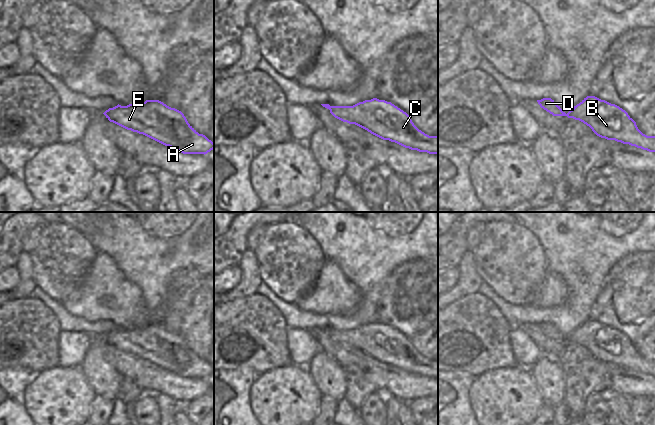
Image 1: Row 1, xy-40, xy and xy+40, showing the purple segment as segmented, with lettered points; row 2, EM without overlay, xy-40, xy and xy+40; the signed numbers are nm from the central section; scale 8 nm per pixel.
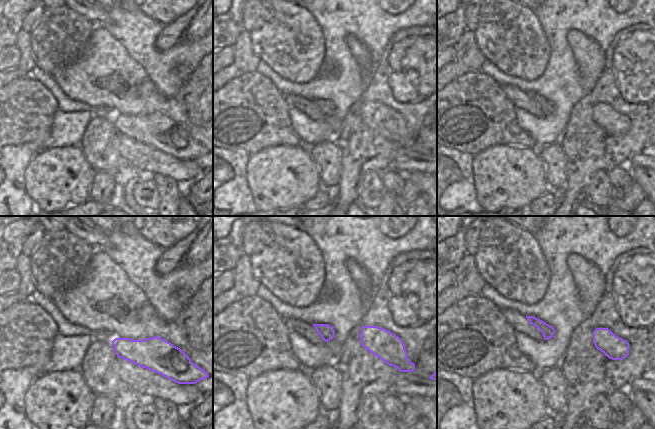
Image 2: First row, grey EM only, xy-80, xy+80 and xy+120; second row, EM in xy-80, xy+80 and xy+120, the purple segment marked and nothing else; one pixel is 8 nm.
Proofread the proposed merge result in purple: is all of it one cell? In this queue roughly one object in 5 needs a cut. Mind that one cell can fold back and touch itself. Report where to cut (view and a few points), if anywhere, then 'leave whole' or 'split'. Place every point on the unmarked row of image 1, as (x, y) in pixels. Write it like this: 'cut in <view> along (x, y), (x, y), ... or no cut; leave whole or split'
no cut; leave whole

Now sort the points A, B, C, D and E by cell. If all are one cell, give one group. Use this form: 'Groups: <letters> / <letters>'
Groups: A B C D E

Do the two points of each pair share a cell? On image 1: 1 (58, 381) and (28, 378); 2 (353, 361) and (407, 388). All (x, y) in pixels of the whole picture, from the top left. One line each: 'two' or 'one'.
1: two
2: one

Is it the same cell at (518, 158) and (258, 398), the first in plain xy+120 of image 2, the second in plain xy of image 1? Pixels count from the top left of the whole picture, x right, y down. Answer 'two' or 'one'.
one

